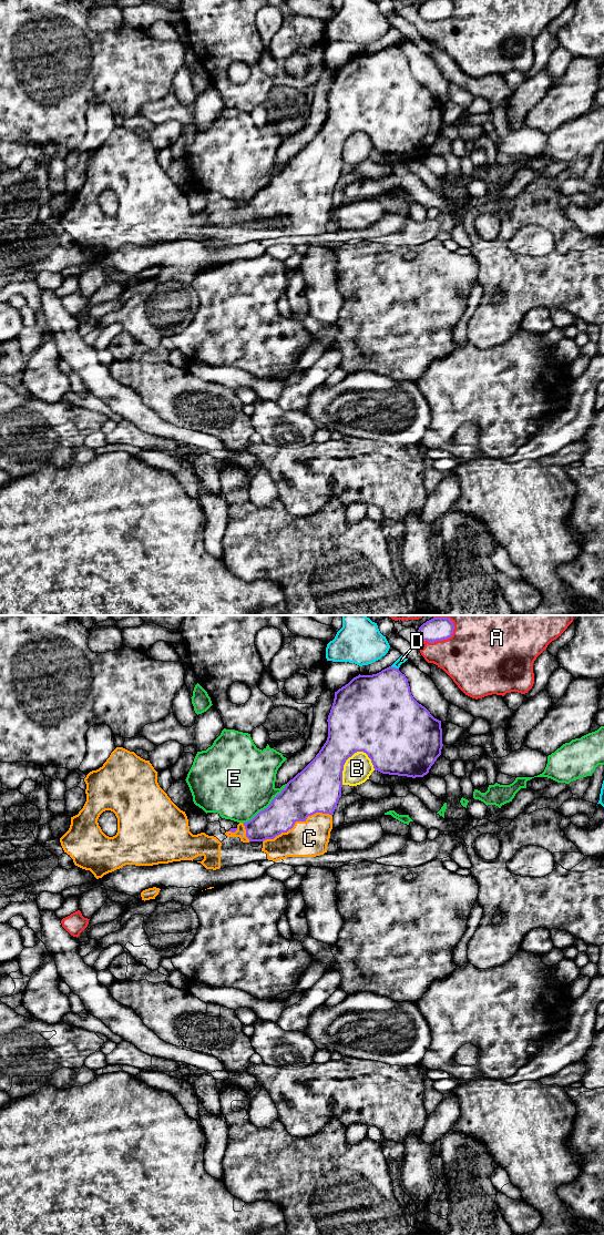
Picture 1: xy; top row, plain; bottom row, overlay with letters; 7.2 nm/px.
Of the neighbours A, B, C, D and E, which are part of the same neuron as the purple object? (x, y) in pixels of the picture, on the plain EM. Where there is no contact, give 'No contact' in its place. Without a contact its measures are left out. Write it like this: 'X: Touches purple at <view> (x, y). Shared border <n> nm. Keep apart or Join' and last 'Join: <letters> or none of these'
A: Touches purple at xy (443, 18). Shared border 260 nm. Keep apart
B: Touches purple at xy (345, 141). Shared border 300 nm. Keep apart
C: Touches purple at xy (296, 200). Shared border 550 nm. Join
D: Touches purple at xy (395, 47). Shared border 70 nm. Keep apart
E: Touches purple at xy (267, 186). Shared border 440 nm. Keep apart
Join: C

